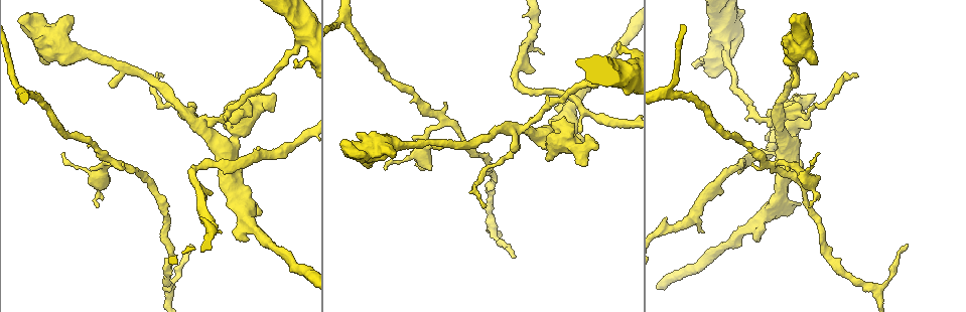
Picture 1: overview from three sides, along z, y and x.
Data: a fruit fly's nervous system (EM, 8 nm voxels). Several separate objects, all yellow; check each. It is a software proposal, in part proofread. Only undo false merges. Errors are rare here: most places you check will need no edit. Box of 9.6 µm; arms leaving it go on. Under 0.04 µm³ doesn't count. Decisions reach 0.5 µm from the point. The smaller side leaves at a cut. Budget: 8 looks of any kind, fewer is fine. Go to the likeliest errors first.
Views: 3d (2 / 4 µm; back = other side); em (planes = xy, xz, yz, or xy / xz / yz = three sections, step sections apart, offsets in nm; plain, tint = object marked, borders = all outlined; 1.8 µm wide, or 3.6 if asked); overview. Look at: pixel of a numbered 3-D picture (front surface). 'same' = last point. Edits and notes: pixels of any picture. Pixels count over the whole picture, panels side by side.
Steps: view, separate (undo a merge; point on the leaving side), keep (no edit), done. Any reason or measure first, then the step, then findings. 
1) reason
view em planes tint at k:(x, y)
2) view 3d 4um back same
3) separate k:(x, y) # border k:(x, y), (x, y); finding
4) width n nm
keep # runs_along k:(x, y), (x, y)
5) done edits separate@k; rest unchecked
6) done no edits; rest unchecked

looks like a crossing
view em planes borders at 1:(779, 121)

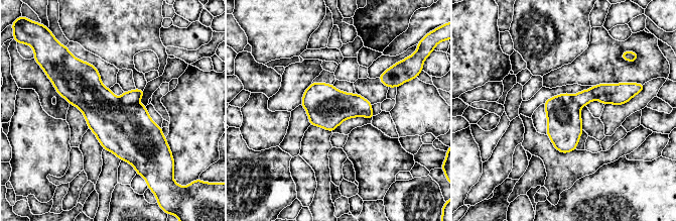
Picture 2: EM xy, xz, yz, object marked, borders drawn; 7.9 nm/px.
separate 2:(131, 97) # border 2:(118, 98), (124, 104), (137, 103); two neurons meet here

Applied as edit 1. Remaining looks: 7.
side arm on a straight run
view 3d 4um at 1:(443, 123)

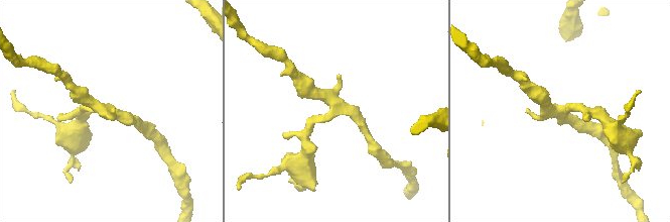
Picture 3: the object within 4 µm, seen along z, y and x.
need the tissue
view em xy step 8 tint at 3:(334, 112)

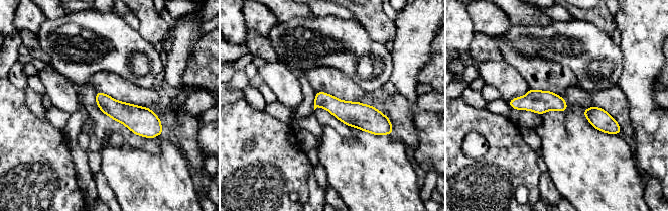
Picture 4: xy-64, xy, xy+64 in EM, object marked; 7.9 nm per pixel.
another direction
view em planes tint same

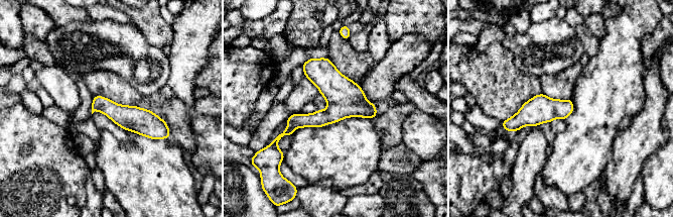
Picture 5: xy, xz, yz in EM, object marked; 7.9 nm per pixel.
keep # runs_along 5:(95, 99), (123, 116), (166, 131); all the same neuron

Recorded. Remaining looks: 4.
view overview

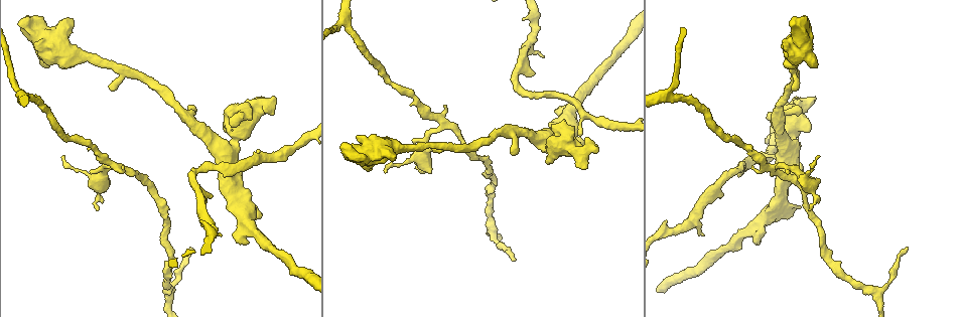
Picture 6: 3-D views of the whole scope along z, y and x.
arms part here
view em planes tint at 6:(239, 206)

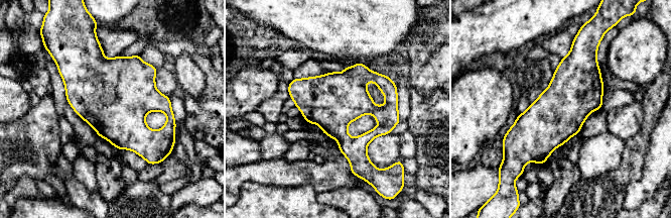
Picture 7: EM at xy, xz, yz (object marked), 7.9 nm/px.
keep # one neuron here

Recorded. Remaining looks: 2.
done edits separate@2; rest unchecked

